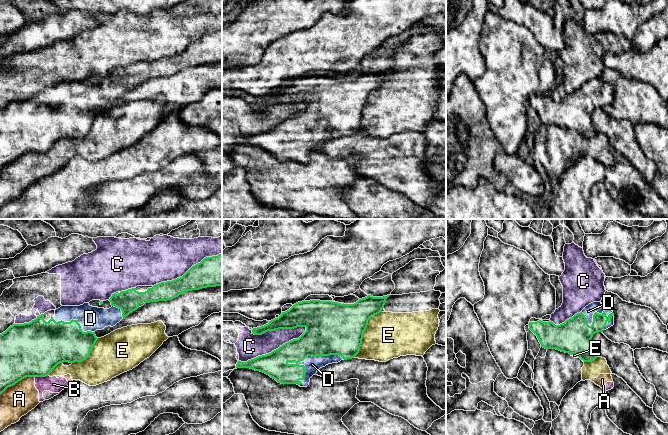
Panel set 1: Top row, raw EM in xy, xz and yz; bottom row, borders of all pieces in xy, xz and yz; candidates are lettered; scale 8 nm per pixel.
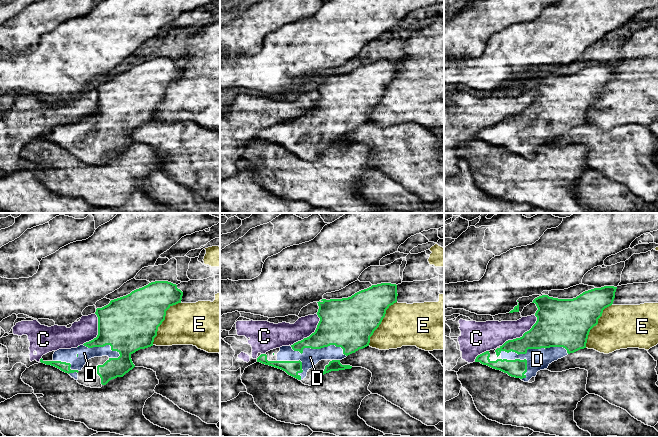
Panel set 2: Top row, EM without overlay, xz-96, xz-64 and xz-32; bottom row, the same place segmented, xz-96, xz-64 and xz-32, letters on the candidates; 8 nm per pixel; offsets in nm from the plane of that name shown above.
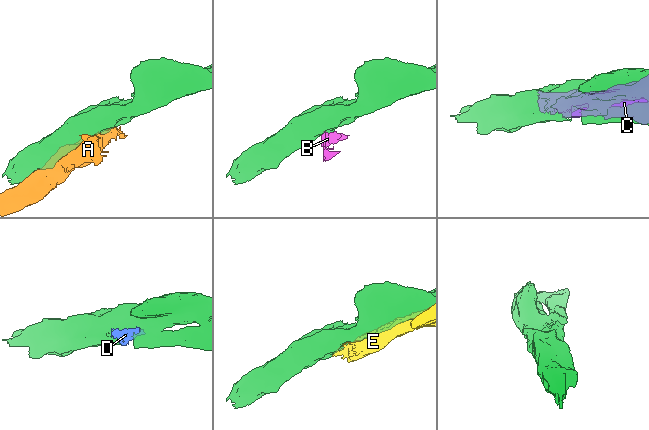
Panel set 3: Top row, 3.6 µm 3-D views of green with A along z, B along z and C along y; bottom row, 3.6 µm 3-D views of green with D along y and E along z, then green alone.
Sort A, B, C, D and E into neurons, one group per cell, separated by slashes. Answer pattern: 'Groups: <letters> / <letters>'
Groups: A B E / C / D

